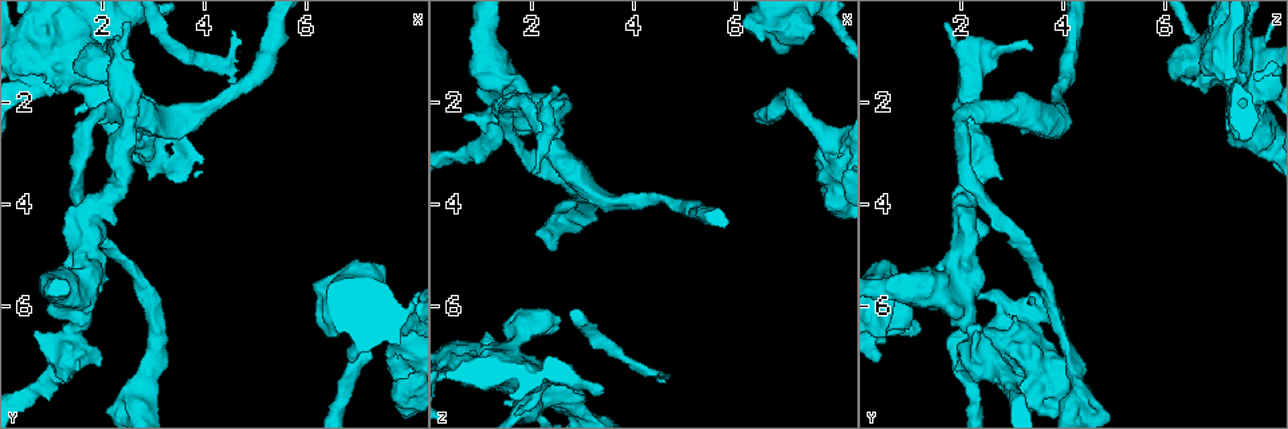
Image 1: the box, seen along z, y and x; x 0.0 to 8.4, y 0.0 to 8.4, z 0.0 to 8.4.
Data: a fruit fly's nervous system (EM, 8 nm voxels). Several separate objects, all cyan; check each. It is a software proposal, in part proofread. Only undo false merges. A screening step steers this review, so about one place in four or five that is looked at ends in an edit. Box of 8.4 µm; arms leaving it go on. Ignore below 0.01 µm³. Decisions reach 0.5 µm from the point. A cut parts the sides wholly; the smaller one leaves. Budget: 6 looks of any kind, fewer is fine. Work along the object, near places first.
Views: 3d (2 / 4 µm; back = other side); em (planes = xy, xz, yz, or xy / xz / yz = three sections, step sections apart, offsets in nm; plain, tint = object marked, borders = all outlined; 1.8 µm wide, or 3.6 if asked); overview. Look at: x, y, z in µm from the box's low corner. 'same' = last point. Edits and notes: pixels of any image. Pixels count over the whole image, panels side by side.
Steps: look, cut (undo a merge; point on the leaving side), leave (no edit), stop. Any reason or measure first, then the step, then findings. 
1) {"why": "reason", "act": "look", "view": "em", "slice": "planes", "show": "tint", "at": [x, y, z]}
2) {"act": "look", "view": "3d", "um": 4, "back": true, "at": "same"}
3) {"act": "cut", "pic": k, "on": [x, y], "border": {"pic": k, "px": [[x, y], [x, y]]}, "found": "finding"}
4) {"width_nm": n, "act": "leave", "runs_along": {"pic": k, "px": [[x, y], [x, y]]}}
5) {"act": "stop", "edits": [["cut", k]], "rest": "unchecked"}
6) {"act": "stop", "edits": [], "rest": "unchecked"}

{"why": "narrows sharply", "act": "look", "view": "em", "slice": "planes", "show": "plain", "at": [1.50, 4.75, 2.15]}

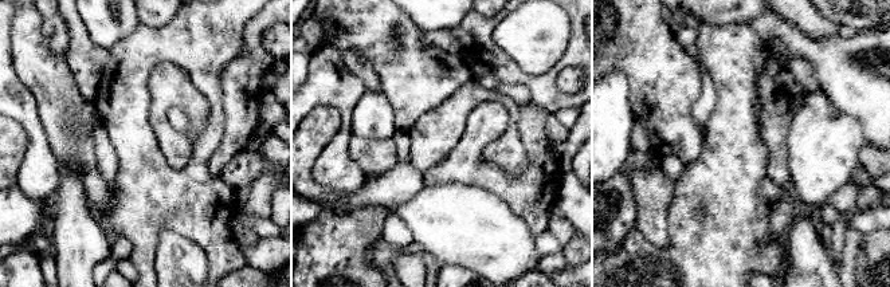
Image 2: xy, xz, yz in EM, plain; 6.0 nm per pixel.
{"act": "look", "view": "em", "slice": "planes", "show": "borders", "at": "same"}

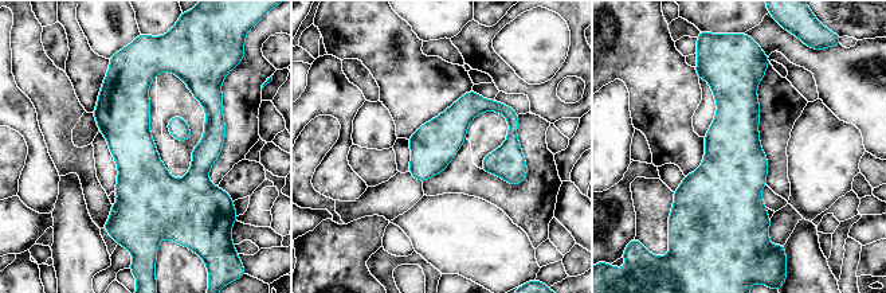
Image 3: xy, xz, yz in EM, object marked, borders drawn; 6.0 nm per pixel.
{"act": "leave", "found": "one neuron here"}

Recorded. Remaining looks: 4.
{"why": "four-way junction", "act": "look", "view": "3d", "um": 4, "at": [2.40, 2.00, 2.20]}

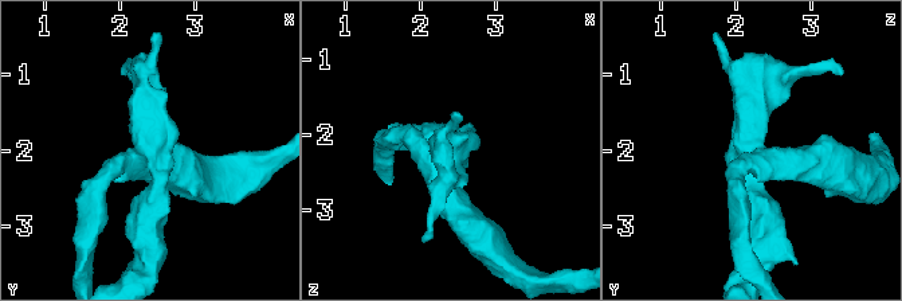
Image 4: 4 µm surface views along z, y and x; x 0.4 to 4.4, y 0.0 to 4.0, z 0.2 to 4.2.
{"arms": 4, "act": "look", "view": "em", "slice": "xz", "step": 16, "show": "tint", "at": [2.45, 2.05, 2.25]}

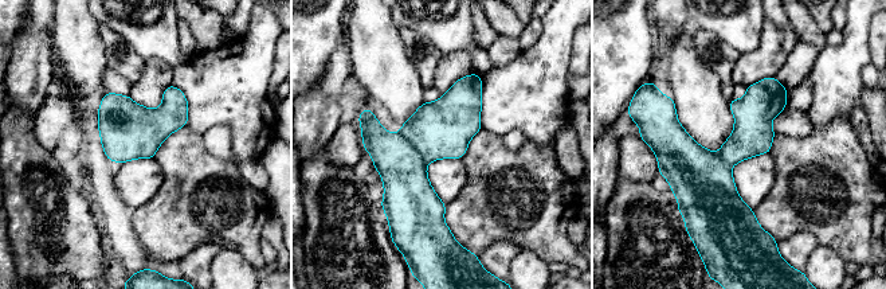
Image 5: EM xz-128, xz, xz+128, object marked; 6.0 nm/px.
{"why": "another direction", "act": "look", "view": "em", "slice": "planes", "show": "tint", "at": "same"}

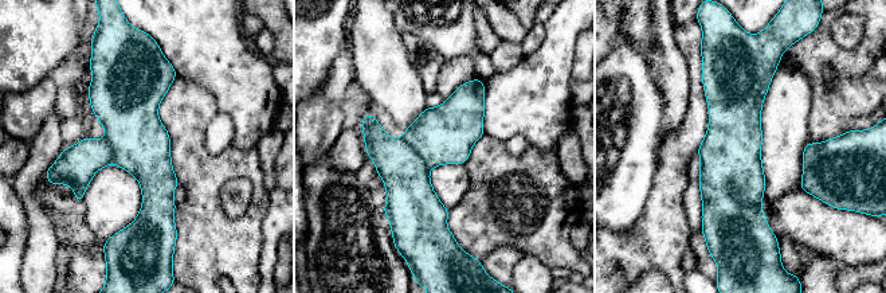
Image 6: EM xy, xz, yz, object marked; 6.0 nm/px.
{"width_nm": 360, "act": "cut", "pic": 6, "on": [445, 135], "found": "two neurons meet here"}

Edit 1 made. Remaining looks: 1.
{"act": "stop", "edits": [["cut", 6]], "rest": "unchecked"}

